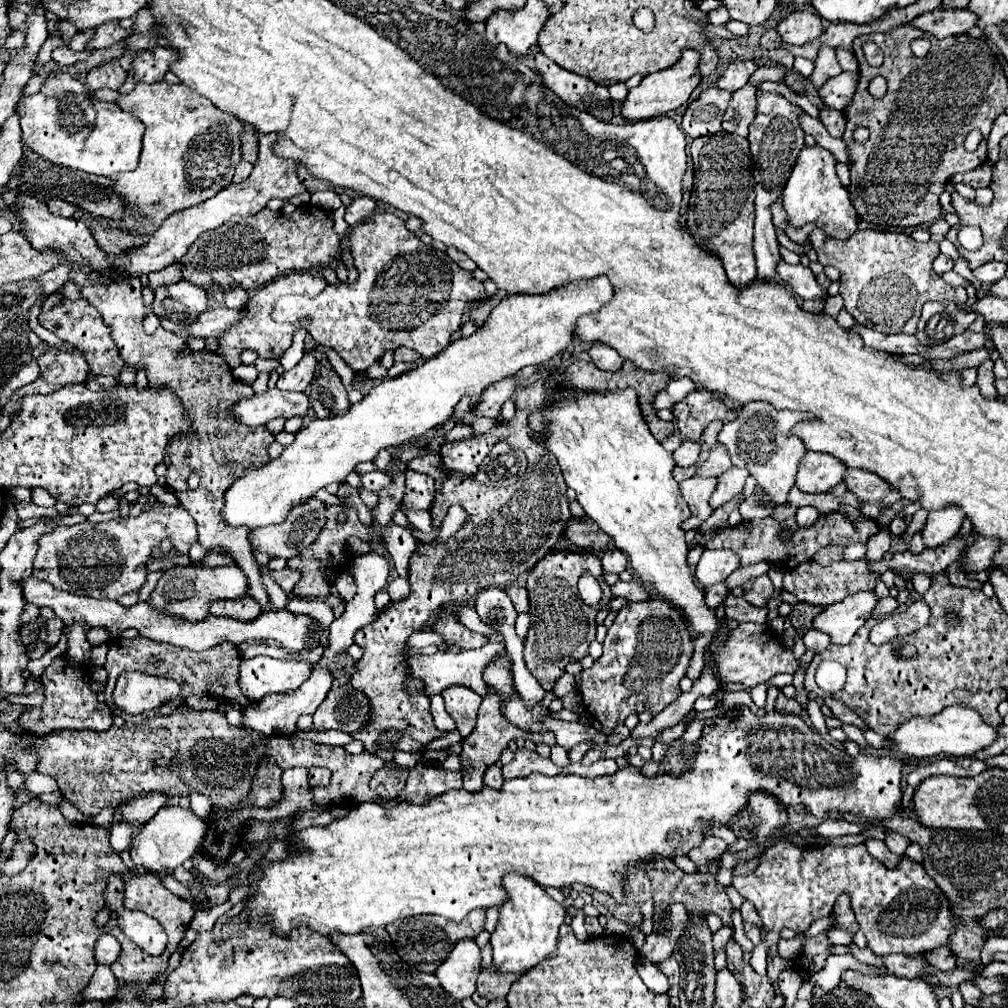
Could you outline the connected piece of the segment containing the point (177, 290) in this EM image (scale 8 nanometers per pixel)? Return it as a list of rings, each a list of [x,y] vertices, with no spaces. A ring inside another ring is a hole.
[[[185,280],[155,290],[153,314],[161,318],[161,326],[181,334],[185,324],[193,320],[207,308],[207,292],[189,284]]]

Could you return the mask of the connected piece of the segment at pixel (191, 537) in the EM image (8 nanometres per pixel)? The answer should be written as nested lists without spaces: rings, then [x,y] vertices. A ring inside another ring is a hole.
[[[153,504],[149,512],[141,512],[135,518],[127,516],[99,524],[83,522],[75,526],[57,526],[51,534],[41,536],[39,540],[33,576],[81,596],[117,600],[119,596],[139,590],[145,584],[151,552],[165,538],[169,538],[183,554],[187,554],[189,546],[197,542],[195,520],[183,506]]]

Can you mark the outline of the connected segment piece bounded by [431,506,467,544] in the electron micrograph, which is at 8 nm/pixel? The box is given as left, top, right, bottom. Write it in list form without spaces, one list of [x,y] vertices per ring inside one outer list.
[[[451,506],[449,508],[449,514],[447,514],[447,518],[443,520],[443,528],[441,528],[441,538],[438,538],[436,541],[431,544],[436,544],[439,540],[443,540],[443,542],[447,542],[447,538],[453,534],[453,532],[457,532],[461,526],[463,526],[463,522],[465,522],[465,518],[467,518],[467,514],[465,514],[465,510],[461,508],[461,506]]]

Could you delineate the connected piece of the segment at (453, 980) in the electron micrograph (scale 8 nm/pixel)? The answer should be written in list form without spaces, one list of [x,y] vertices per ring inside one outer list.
[[[459,940],[451,956],[437,968],[435,976],[441,980],[445,992],[461,1000],[475,992],[475,978],[481,970],[481,950],[475,940]]]

